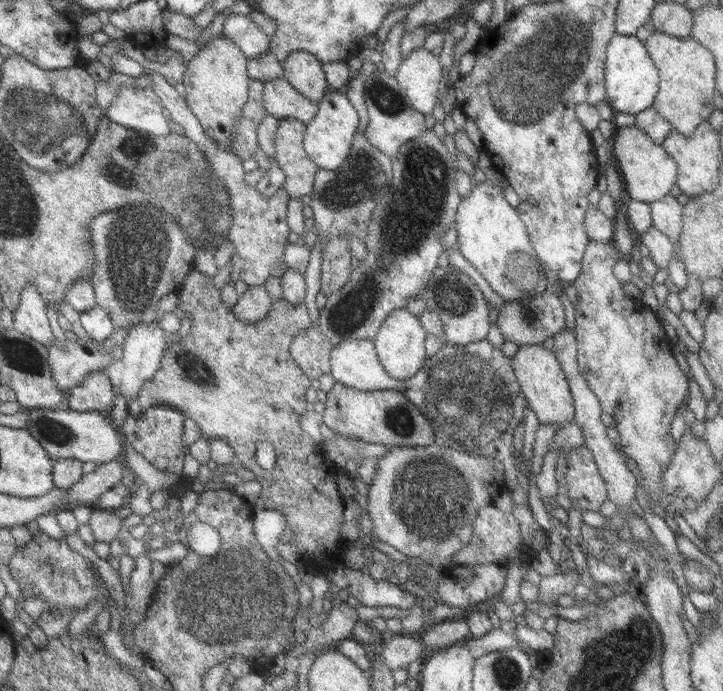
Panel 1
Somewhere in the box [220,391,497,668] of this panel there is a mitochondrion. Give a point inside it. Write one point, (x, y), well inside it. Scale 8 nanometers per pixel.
(430, 495)

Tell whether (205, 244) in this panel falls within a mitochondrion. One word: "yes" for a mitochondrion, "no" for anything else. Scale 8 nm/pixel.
no

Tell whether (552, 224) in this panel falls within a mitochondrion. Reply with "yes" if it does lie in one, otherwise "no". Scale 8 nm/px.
no

